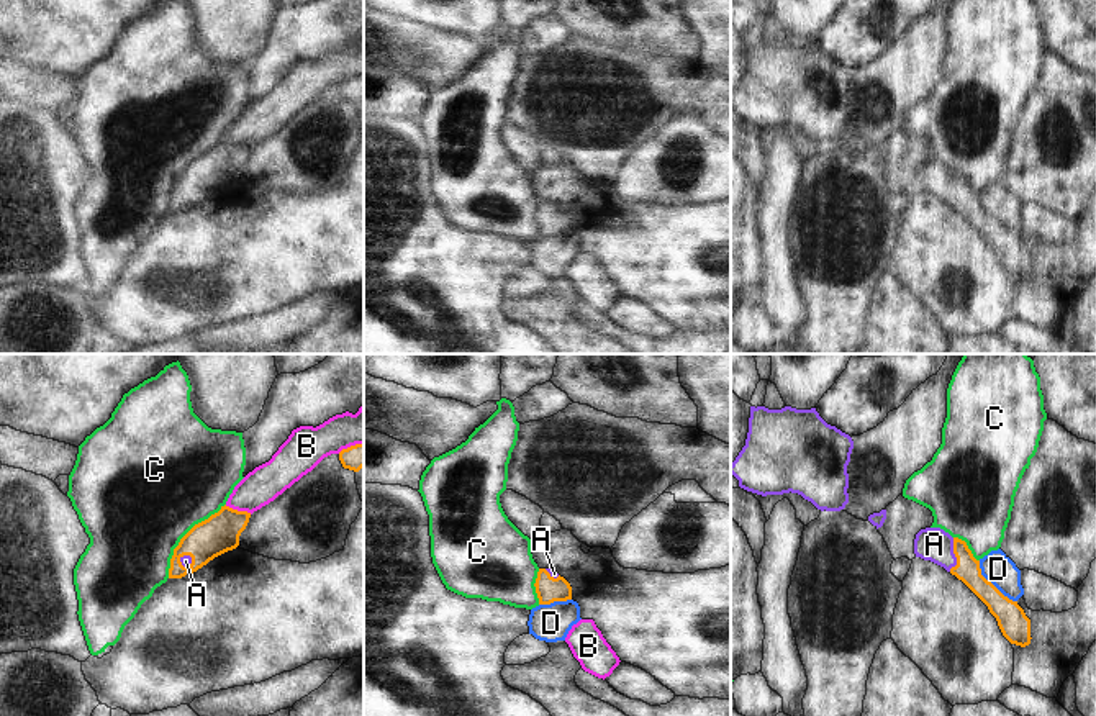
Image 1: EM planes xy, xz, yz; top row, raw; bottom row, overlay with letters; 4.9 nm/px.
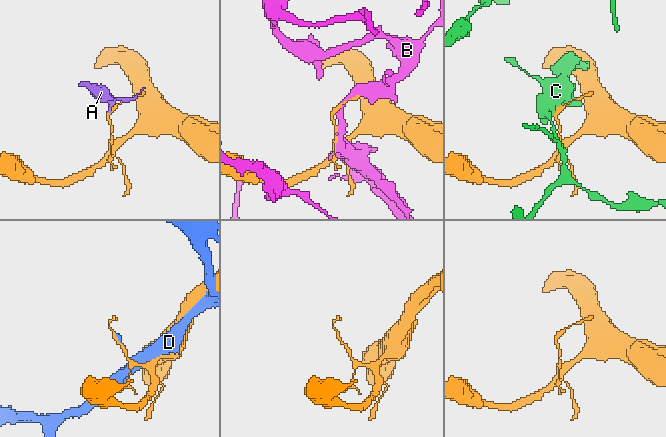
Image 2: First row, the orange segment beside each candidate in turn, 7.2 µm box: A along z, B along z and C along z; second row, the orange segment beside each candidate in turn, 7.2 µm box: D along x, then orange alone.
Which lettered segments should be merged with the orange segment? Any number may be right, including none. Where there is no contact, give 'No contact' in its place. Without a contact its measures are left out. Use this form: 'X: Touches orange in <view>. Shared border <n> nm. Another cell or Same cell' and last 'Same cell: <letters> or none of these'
A: Touches orange in yz. Shared border 170 nm. Same cell
B: Touches orange in xy. Shared border 140 nm. Another cell
C: Touches orange in xy. Shared border 460 nm. Another cell
D: Touches orange in yz. Shared border 280 nm. Another cell
Same cell: A

